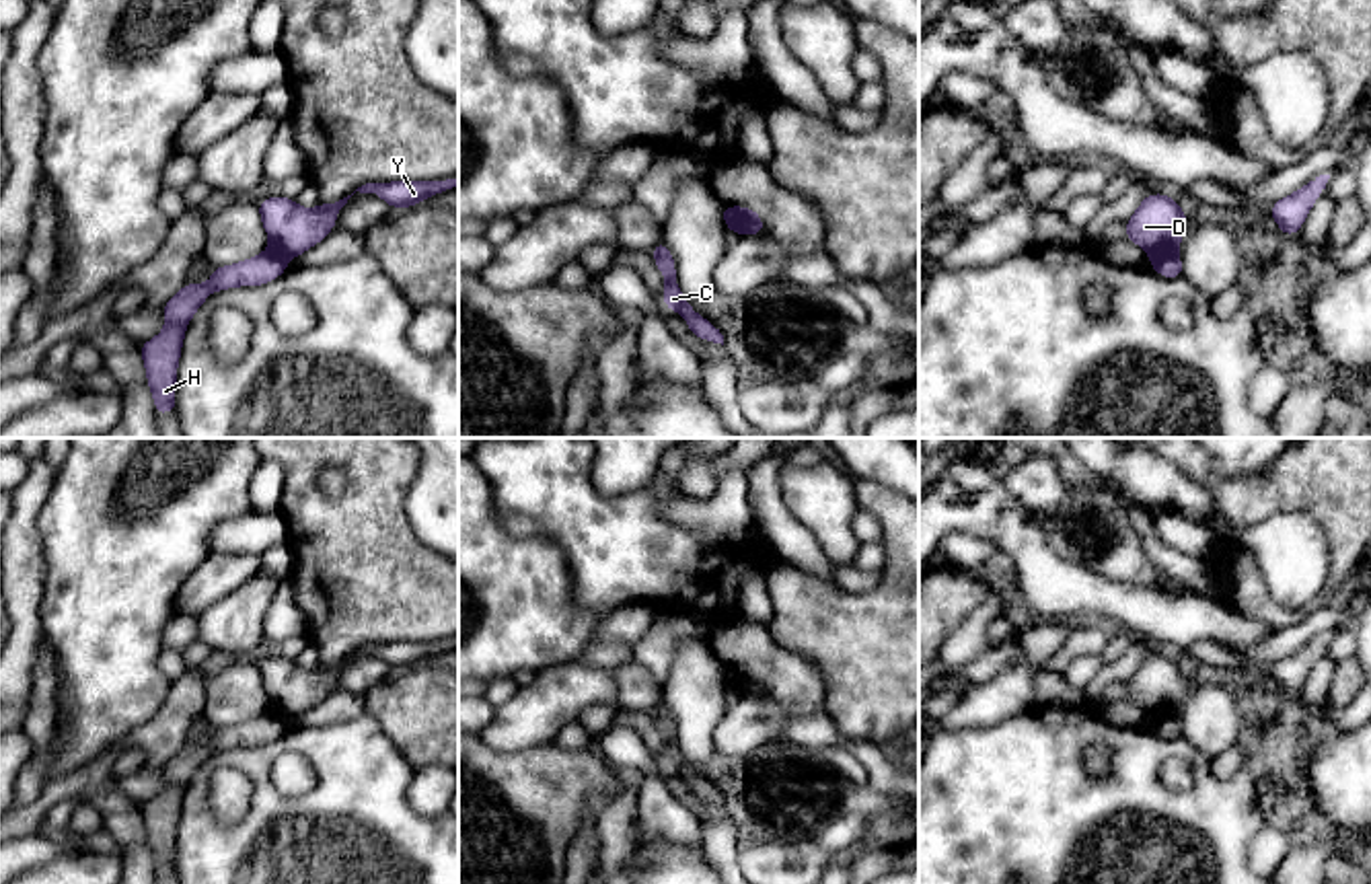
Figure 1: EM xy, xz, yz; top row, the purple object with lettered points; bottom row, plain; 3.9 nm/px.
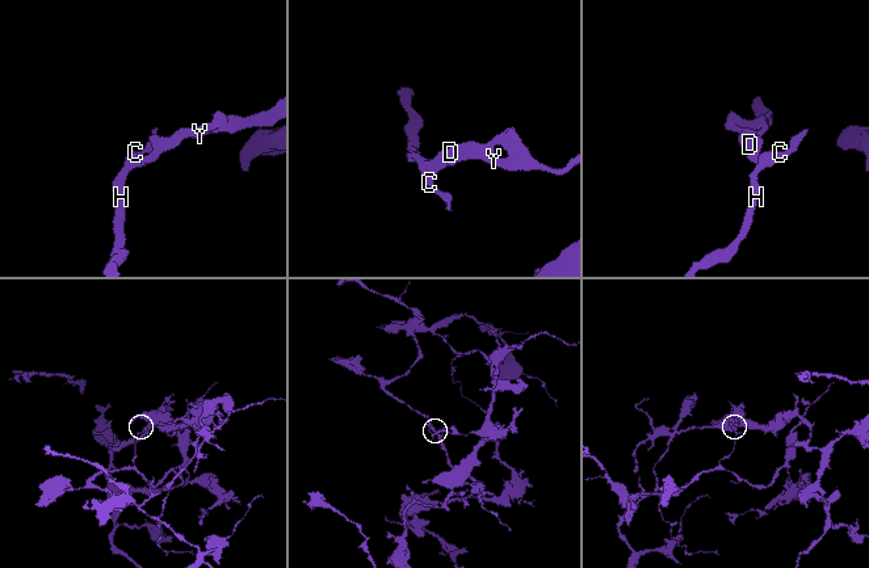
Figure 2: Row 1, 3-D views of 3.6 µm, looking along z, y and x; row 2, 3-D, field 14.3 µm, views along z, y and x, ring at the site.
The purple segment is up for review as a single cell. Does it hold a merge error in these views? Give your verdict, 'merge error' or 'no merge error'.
merge error

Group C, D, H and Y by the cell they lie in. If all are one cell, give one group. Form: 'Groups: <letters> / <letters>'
Groups: C H / D Y

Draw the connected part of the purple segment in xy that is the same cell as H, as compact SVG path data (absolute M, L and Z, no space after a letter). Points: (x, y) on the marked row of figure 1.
M269 249L243 263L218 267L212 265L210 284L185 284L164 306L166 327L160 335L140 343L146 366L146 378L154 397L156 417L169 411L177 413L175 384L185 327L203 300L216 290L236 286L261 286L280 278L288 269L286 257Z

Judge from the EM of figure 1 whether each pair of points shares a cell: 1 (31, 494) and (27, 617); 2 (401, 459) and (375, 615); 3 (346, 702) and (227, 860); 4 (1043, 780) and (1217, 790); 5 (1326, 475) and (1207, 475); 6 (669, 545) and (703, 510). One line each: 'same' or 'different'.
1: same
2: same
3: different
4: same
5: same
6: different

